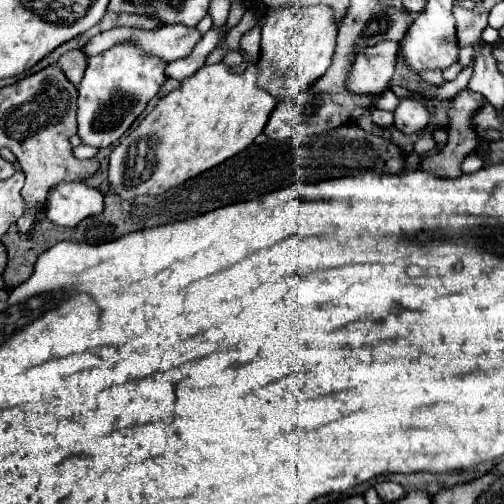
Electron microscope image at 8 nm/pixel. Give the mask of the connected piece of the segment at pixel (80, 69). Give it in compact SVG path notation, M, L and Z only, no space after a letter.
M70 49L70 51L66 51L66 53L60 55L58 65L60 65L62 71L66 73L66 77L68 77L74 85L78 85L78 83L82 81L82 75L84 75L86 61L88 61L88 57L86 57L84 49Z

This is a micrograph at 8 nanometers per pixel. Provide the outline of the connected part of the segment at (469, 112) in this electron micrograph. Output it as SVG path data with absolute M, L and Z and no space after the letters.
M462 89L448 107L448 143L446 147L428 157L422 163L422 169L432 171L438 177L458 177L462 175L460 163L464 157L474 151L484 139L476 133L472 119L482 109L482 97L480 93L474 93L470 89Z

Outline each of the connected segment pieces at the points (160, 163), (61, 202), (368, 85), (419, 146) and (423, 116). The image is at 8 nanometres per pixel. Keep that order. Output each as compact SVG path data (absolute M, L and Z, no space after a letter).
M248 59L244 71L234 73L226 63L204 63L178 89L162 97L132 133L112 149L108 165L110 187L124 199L160 195L170 187L206 171L244 151L264 129L276 107L276 97L258 87L260 59Z
M60 183L52 187L46 217L64 227L76 227L84 217L102 211L102 193L86 183Z
M380 41L362 51L348 75L348 89L354 93L382 93L394 75L398 49L400 45L396 41Z
M424 133L416 143L414 143L414 149L416 149L416 153L420 155L420 153L426 153L426 151L432 151L436 147L436 143L434 143L434 137L430 135L430 133Z
M402 97L394 109L394 125L404 133L416 133L430 123L430 113L414 97Z

